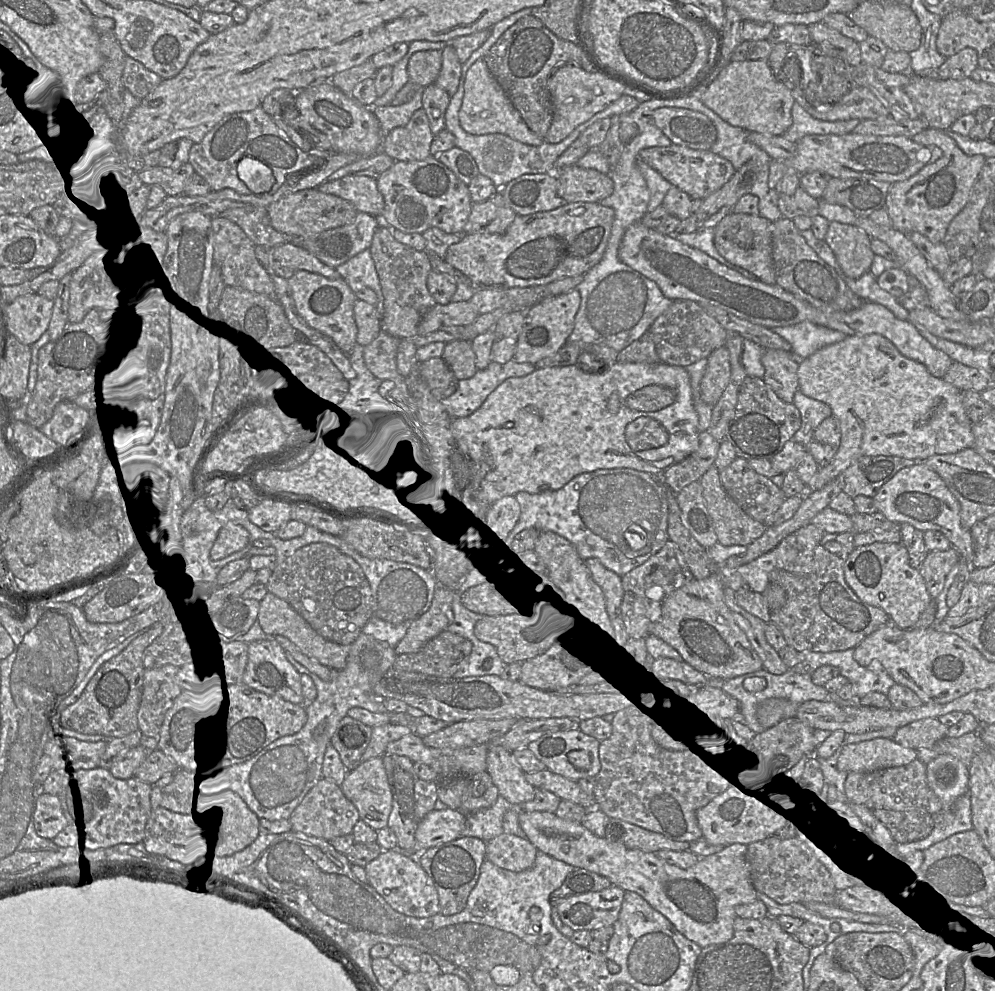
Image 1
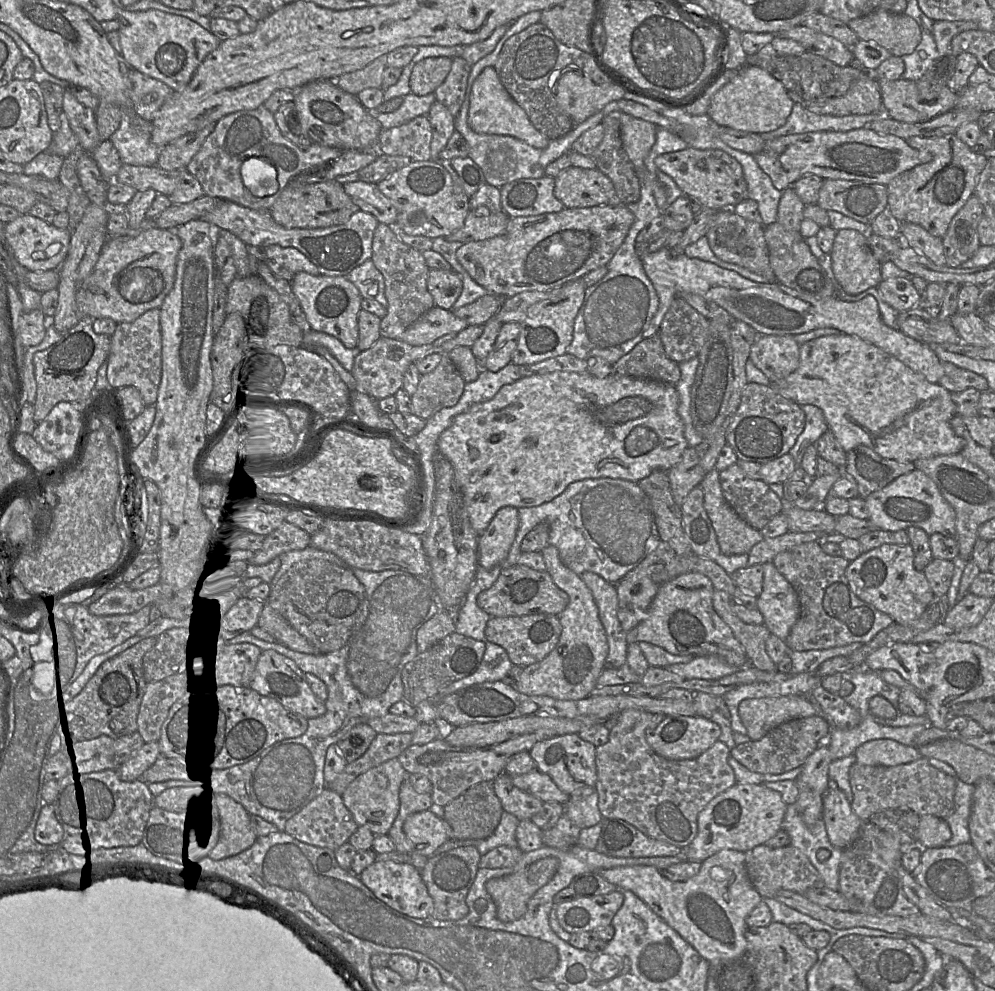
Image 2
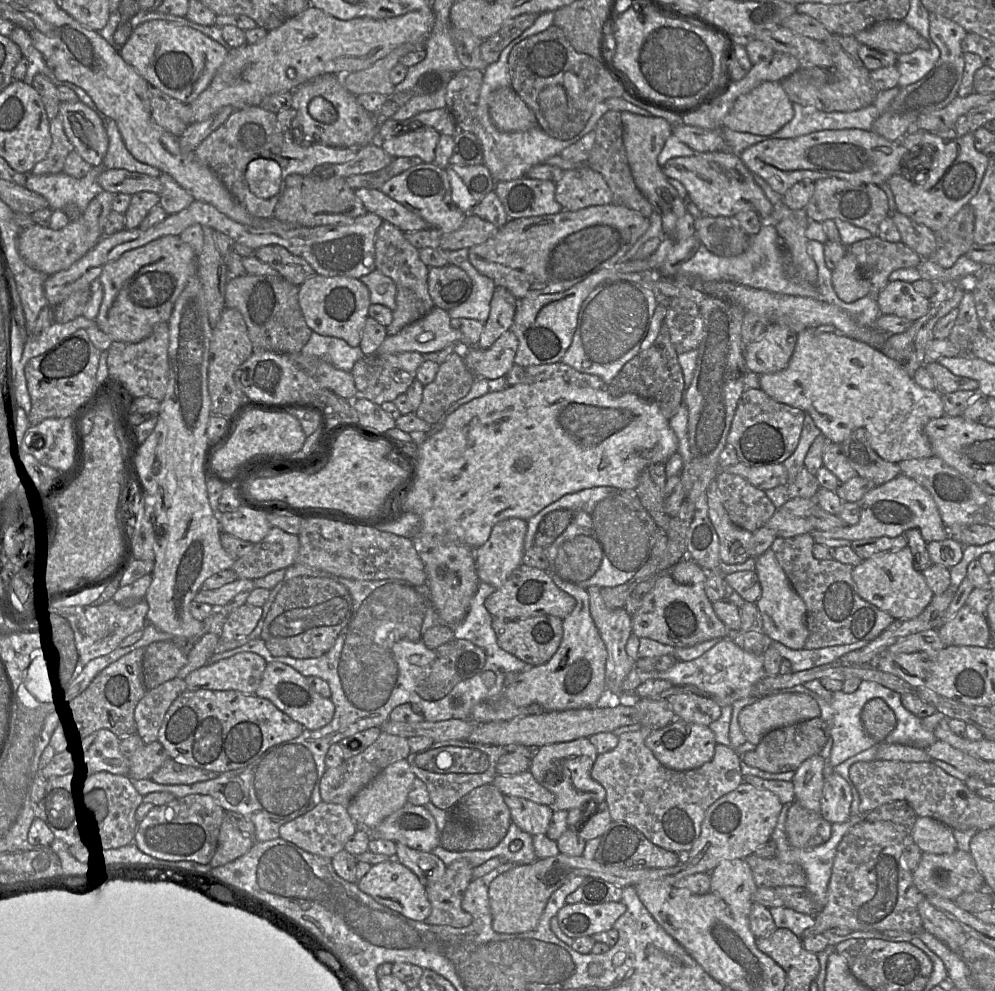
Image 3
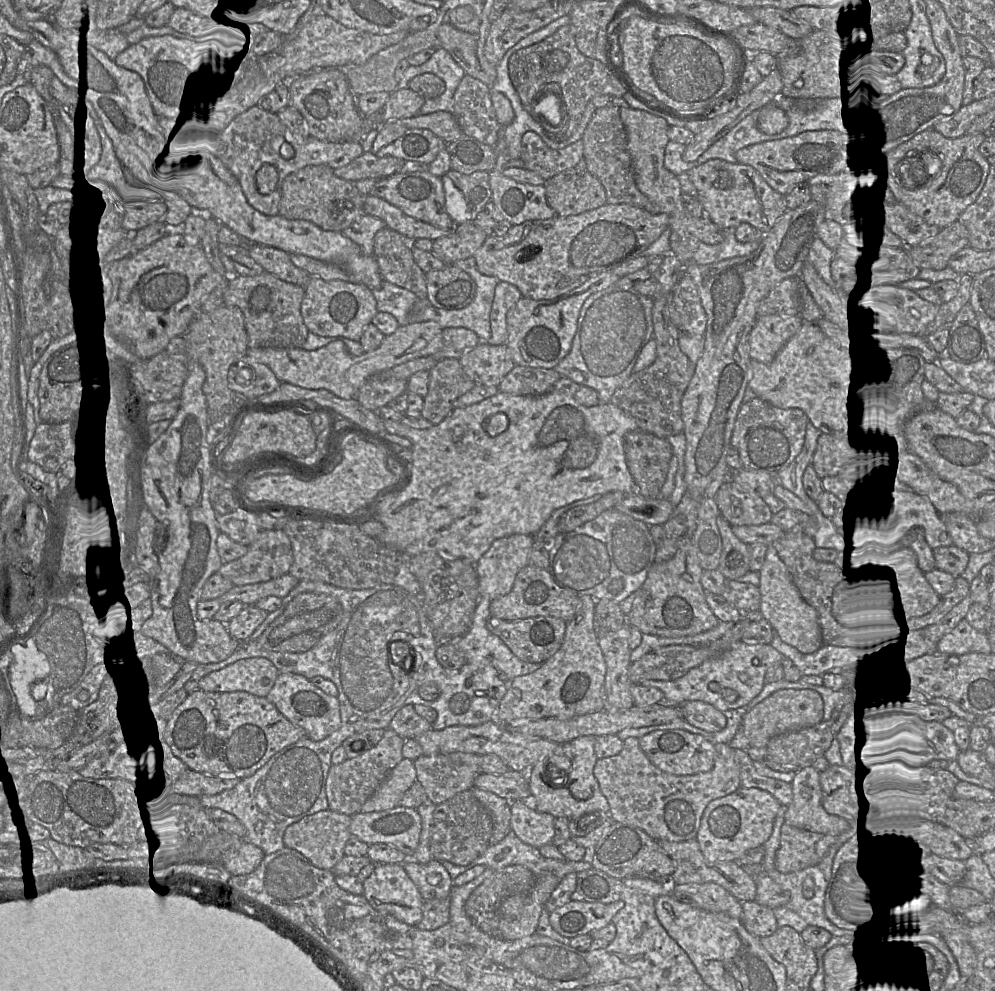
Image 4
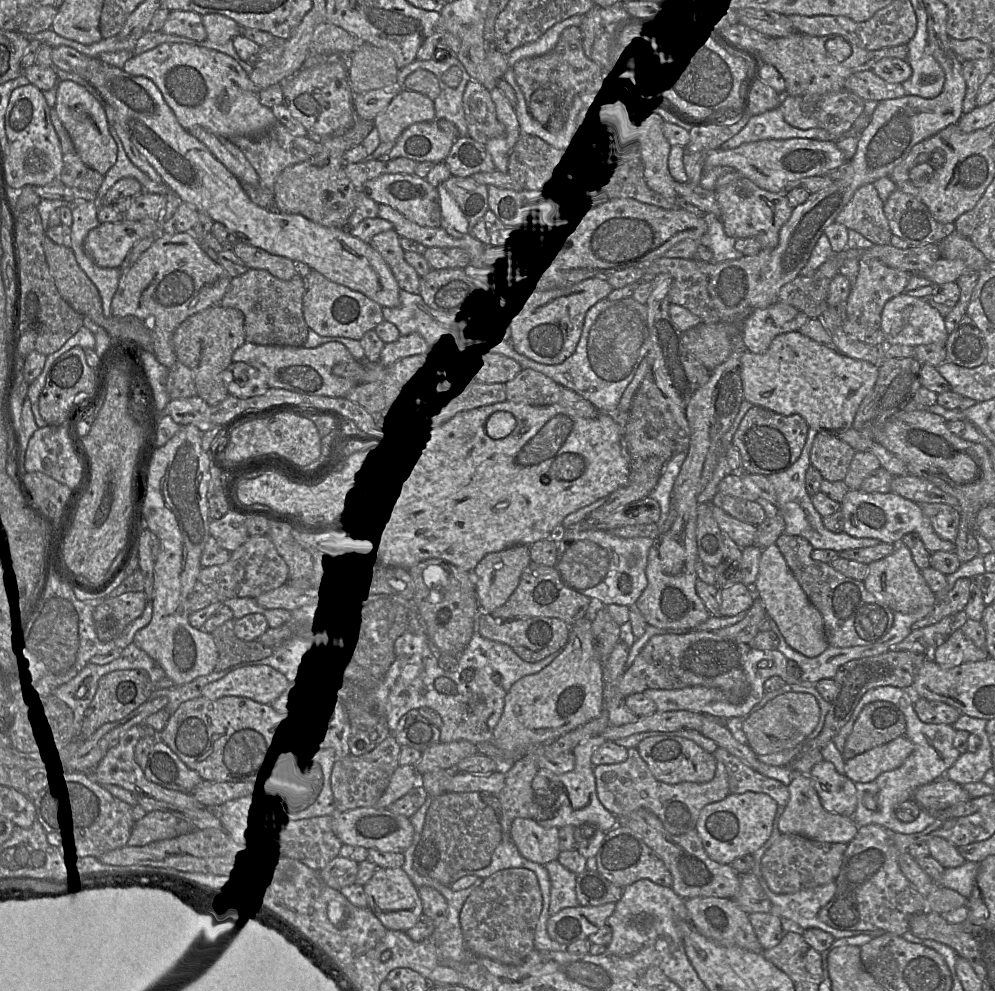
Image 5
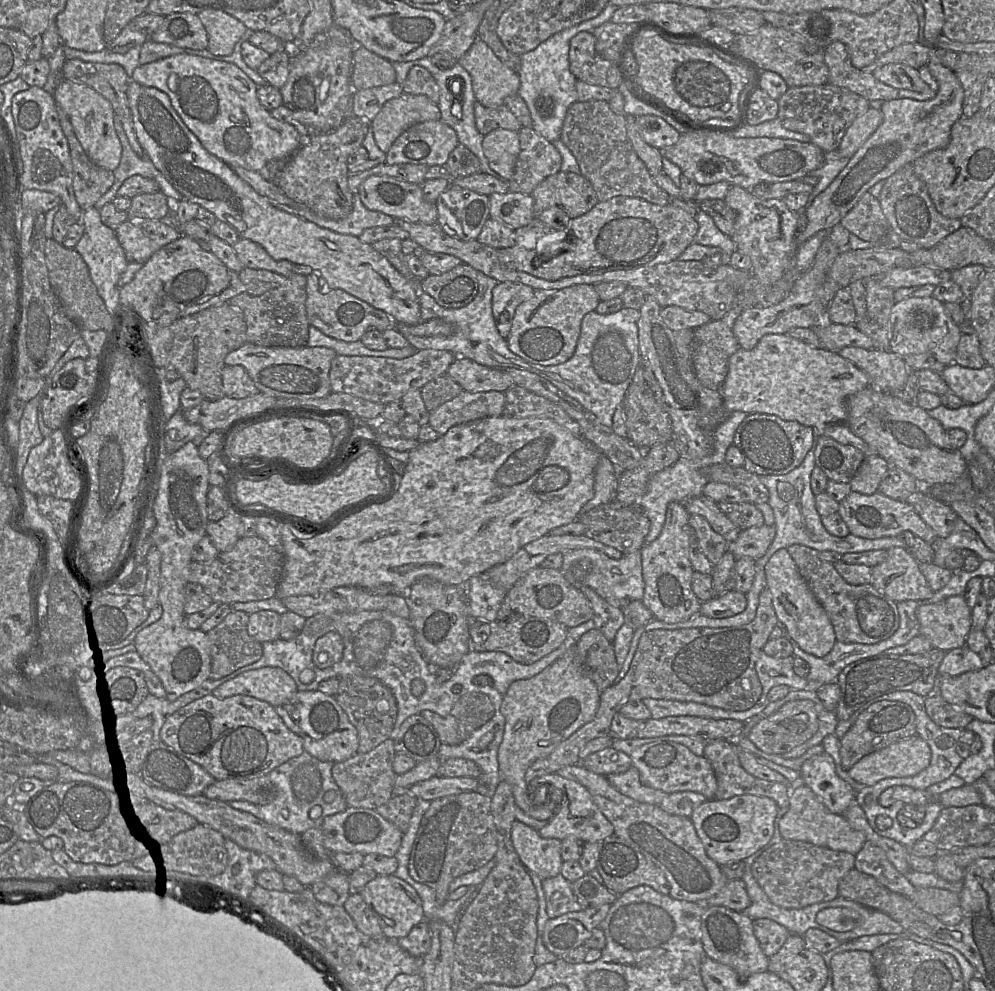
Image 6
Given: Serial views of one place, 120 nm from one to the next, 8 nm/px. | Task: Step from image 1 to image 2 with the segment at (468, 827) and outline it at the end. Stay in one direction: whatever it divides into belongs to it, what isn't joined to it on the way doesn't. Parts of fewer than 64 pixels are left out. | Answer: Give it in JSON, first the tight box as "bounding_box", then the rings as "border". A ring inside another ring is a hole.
{"bounding_box":[435,811,520,856],"border":[[[503,811],[497,828],[489,837],[480,840],[449,839],[435,851],[435,854],[466,845],[475,846],[481,856],[499,846],[517,847],[516,829],[519,822],[520,820],[514,815]]]}

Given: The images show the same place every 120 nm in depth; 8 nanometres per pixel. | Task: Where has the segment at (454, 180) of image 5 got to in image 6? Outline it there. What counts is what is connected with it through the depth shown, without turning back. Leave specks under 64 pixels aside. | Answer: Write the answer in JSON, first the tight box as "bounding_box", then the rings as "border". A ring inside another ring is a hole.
{"bounding_box":[437,186,490,240],"border":[[[450,186],[440,195],[437,201],[442,201],[461,223],[463,235],[457,238],[477,240],[485,222],[490,218],[489,196],[478,194],[458,186]]]}

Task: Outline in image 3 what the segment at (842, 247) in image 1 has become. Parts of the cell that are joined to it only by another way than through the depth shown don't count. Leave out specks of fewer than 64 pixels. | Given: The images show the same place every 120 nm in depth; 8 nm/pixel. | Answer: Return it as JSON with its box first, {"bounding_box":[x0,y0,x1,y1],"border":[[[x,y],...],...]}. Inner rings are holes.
{"bounding_box":[832,253,871,302],"border":[[[846,253],[832,270],[832,285],[840,299],[853,302],[871,291],[869,280],[860,271],[857,261]]]}

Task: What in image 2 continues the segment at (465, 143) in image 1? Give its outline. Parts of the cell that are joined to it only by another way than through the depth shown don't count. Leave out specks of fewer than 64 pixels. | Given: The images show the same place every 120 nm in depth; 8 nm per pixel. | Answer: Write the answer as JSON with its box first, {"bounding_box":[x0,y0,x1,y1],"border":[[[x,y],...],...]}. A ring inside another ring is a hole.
{"bounding_box":[455,11,619,188],"border":[[[533,11],[518,18],[499,40],[494,50],[485,57],[481,58],[473,66],[471,66],[471,72],[468,77],[465,99],[462,103],[459,113],[455,117],[455,130],[459,132],[467,141],[469,145],[469,156],[481,168],[485,176],[486,182],[498,188],[501,188],[503,185],[519,179],[540,178],[544,176],[545,168],[547,167],[547,165],[558,159],[560,156],[569,153],[571,151],[573,143],[578,139],[578,137],[582,133],[601,123],[604,117],[610,114],[611,112],[619,111],[618,101],[611,101],[601,111],[590,116],[582,123],[576,125],[574,129],[570,131],[567,135],[563,136],[562,138],[550,140],[548,146],[544,149],[534,148],[525,143],[524,141],[516,139],[512,136],[479,134],[471,129],[468,124],[468,112],[470,106],[472,85],[474,81],[486,67],[494,67],[502,47],[511,36],[521,32],[530,25],[539,22],[540,16],[541,11]]]}

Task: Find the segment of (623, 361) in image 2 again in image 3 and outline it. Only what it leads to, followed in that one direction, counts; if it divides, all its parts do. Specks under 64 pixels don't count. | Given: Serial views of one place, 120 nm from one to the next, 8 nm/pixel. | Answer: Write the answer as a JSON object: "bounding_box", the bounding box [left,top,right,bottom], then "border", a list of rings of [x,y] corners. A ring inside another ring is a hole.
{"bounding_box":[606,324,684,420],"border":[[[662,324],[655,342],[629,360],[606,386],[613,397],[633,393],[641,398],[655,402],[663,415],[670,420],[683,402],[684,377],[676,352],[670,337],[668,326]]]}

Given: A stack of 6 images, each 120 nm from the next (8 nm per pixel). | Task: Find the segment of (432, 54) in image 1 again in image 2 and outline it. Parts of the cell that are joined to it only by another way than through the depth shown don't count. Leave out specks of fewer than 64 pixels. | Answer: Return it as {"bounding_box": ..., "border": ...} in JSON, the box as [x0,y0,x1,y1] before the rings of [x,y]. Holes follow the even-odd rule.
{"bounding_box":[410,57,452,96],"border":[[[428,57],[419,61],[410,77],[411,92],[418,96],[435,93],[445,81],[452,66],[449,57]]]}

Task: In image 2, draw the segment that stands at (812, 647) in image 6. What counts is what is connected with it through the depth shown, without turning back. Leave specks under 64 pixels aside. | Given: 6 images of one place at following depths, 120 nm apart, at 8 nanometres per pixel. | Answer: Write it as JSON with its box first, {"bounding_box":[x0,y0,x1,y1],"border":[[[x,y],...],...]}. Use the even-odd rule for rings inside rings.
{"bounding_box":[757,561,800,641],"border":[[[771,561],[763,564],[762,592],[757,596],[757,609],[769,632],[784,641],[800,614],[795,590]]]}

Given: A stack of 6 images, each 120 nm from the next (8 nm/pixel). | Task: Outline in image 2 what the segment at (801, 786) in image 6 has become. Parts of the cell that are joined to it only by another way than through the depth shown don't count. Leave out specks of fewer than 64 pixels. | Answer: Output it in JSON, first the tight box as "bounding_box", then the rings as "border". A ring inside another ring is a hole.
{"bounding_box":[800,746,831,795],"border":[[[821,746],[802,765],[800,778],[821,795],[828,790],[828,768],[831,761],[829,746]]]}

